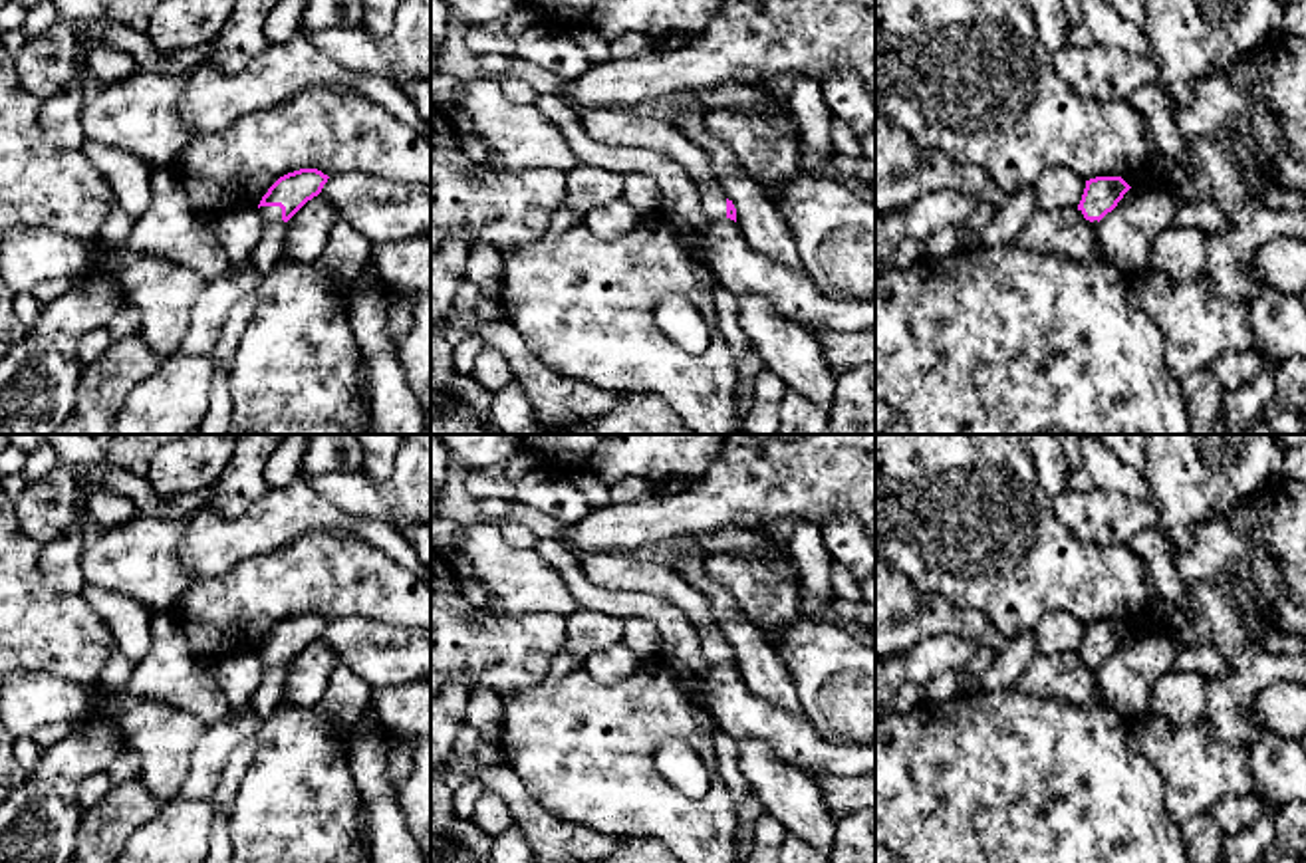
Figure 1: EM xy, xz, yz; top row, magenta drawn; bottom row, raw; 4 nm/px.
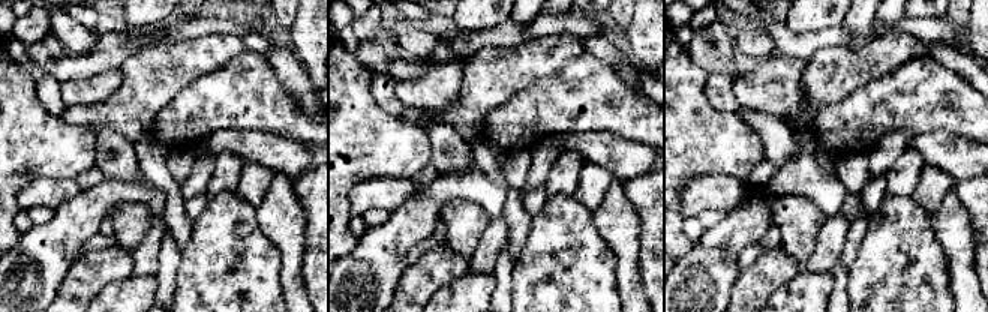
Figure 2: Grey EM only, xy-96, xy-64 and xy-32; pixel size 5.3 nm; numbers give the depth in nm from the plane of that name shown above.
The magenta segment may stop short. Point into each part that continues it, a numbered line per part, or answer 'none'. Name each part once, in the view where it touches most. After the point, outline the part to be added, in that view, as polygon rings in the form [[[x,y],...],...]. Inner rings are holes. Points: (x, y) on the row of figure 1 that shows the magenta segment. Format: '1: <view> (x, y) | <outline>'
1: xy (268, 215) | [[[260,206],[258,212],[260,212],[264,226],[282,220],[282,208],[280,206]]]

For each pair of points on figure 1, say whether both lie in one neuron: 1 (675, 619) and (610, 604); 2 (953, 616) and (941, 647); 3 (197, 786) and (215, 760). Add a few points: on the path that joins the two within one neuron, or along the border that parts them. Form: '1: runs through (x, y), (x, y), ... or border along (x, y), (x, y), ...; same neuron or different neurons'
1: runs through (659, 612), (648, 606), (626, 604); same neuron
2: border along (977, 641), (957, 635), (929, 635), (904, 651); different neurons
3: runs through (201, 780), (209, 766); same neuron

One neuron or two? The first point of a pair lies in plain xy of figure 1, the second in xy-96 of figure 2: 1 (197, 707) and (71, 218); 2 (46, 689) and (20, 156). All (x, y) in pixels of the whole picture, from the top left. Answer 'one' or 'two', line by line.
1: one
2: two

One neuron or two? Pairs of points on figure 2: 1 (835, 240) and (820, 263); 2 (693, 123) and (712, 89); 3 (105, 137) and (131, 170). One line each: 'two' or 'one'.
1: one
2: two
3: one

